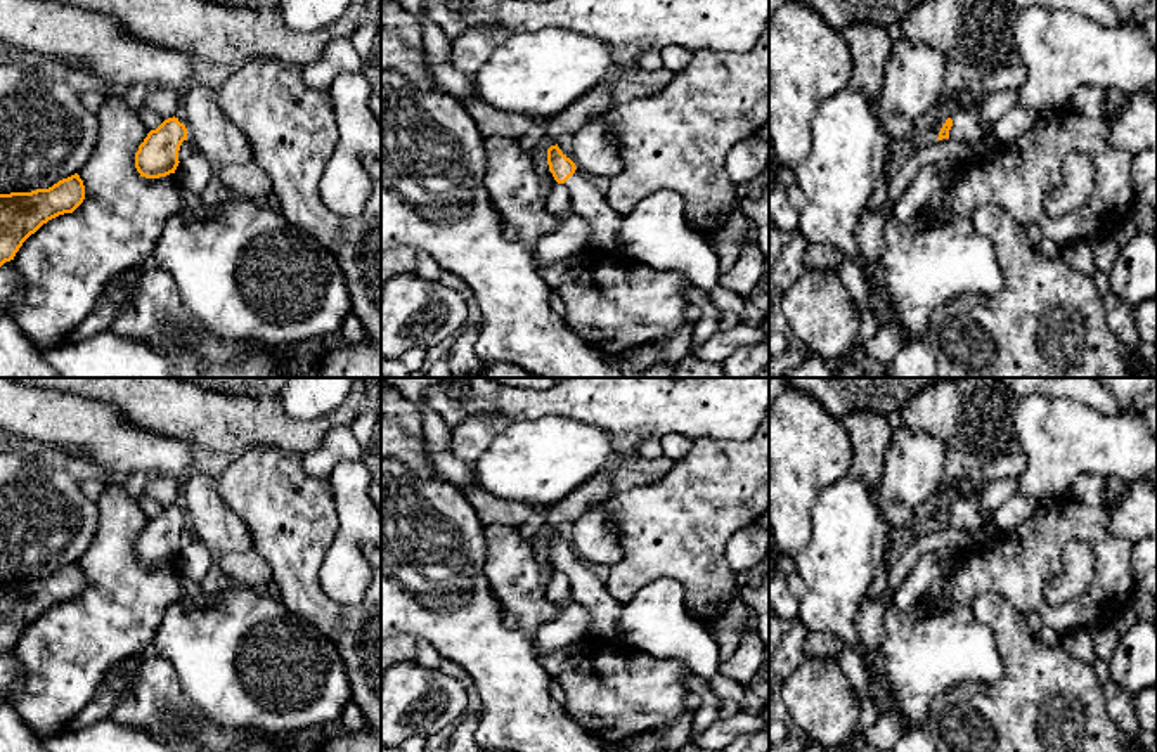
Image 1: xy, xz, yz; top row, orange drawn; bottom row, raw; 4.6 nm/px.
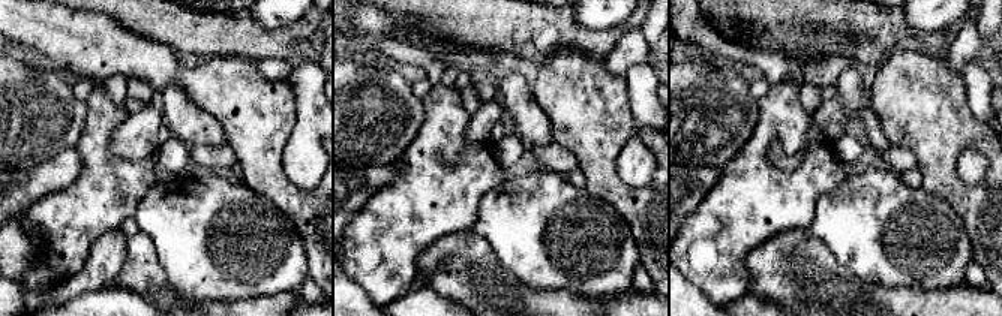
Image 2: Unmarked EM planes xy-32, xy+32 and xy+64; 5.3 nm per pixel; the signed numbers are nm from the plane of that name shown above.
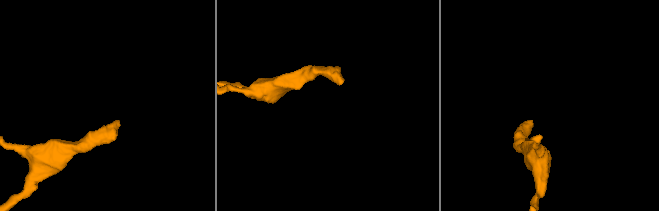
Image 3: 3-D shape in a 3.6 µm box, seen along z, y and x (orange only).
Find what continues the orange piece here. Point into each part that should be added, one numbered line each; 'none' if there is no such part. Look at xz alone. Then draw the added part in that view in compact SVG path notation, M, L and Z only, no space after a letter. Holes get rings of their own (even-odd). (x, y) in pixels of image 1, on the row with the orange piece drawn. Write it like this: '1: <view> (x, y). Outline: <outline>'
1: xz (586, 200). Outline: M578 168L563 184L570 192L570 210L589 224L589 244L603 251L617 251L622 217L613 211L592 177Z

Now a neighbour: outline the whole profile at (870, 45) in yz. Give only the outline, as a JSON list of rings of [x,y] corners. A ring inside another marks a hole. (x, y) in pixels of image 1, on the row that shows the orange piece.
[[[852,23],[845,28],[844,38],[854,62],[849,87],[878,102],[885,81],[885,68],[892,54],[889,28],[873,23]]]

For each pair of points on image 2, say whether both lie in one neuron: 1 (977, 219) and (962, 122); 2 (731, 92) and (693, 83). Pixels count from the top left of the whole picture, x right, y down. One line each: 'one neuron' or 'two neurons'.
1: one neuron
2: one neuron

